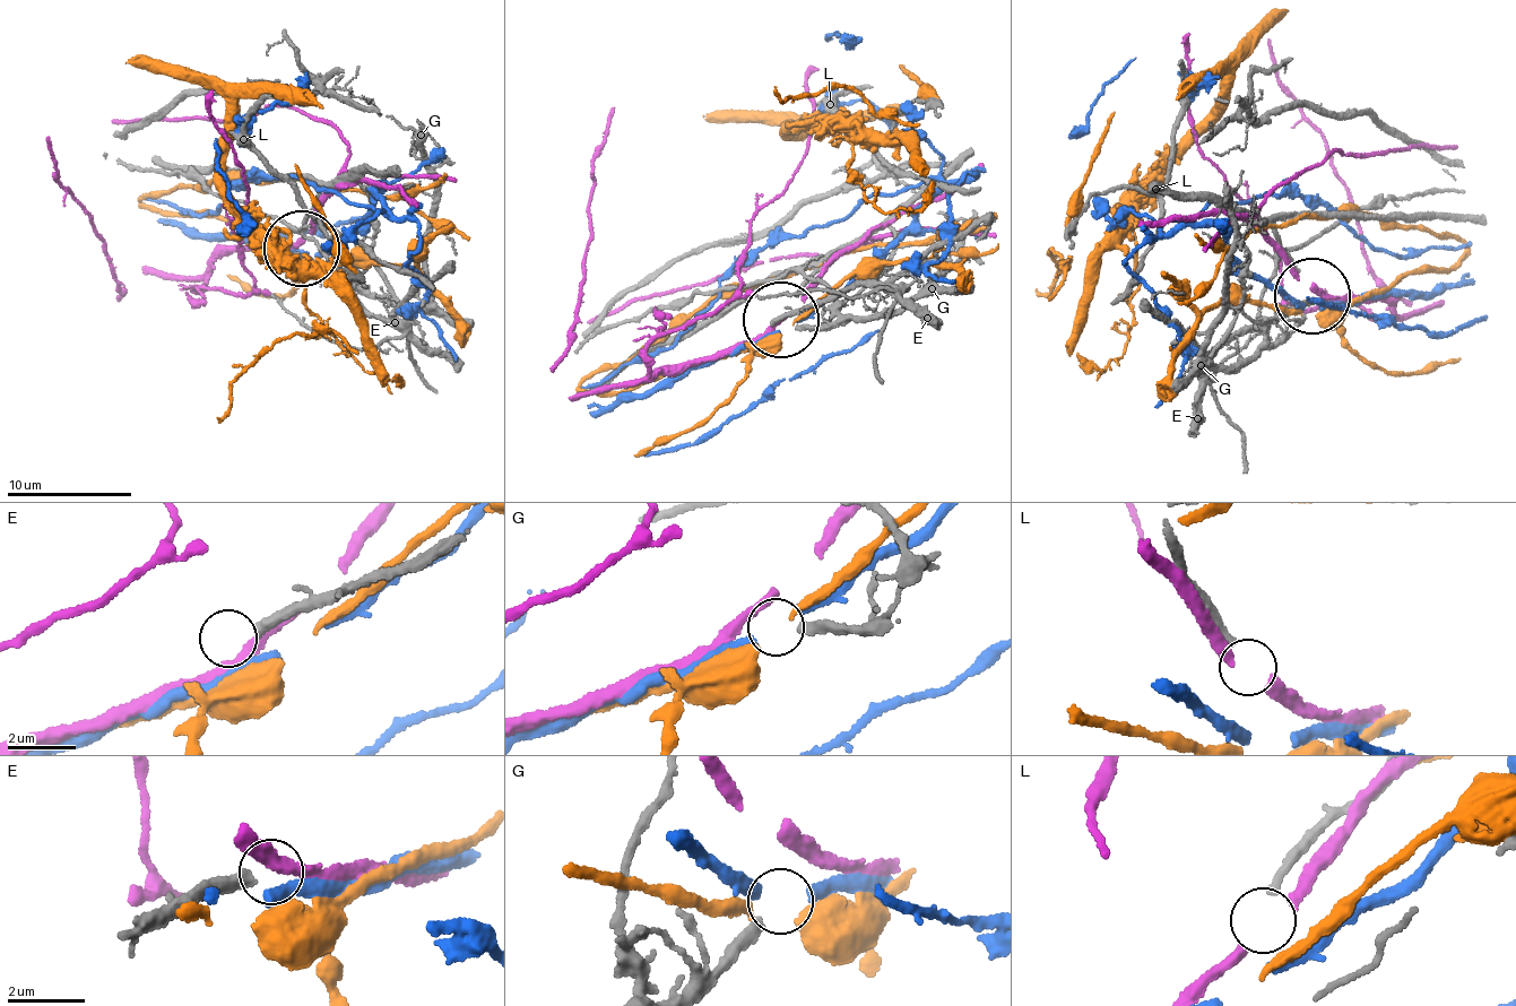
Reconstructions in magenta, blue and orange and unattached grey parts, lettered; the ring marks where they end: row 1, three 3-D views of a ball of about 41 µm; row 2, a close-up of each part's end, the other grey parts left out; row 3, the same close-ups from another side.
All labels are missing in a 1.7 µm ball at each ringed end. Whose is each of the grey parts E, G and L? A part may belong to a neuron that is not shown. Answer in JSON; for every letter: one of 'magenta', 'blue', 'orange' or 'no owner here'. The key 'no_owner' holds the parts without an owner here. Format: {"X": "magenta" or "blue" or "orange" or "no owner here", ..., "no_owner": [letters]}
{"E": "no owner here", "G": "no owner here", "L": "no owner here", "no_owner": ["E", "G", "L"]}

